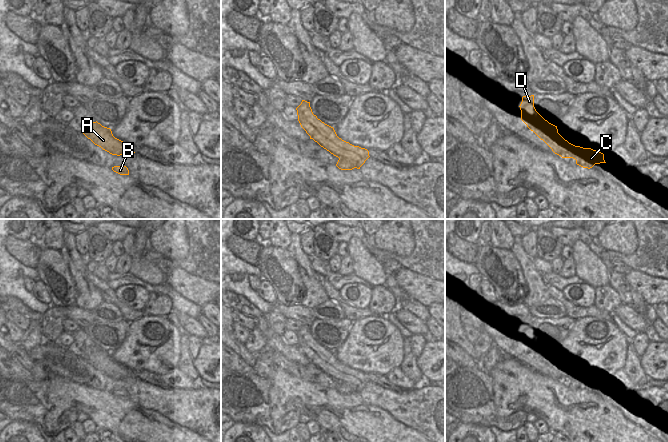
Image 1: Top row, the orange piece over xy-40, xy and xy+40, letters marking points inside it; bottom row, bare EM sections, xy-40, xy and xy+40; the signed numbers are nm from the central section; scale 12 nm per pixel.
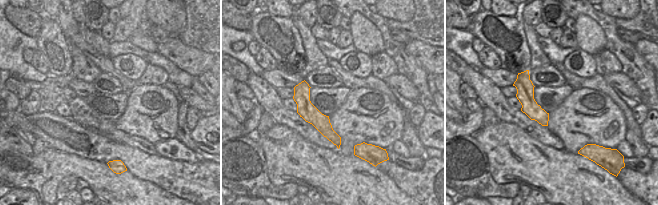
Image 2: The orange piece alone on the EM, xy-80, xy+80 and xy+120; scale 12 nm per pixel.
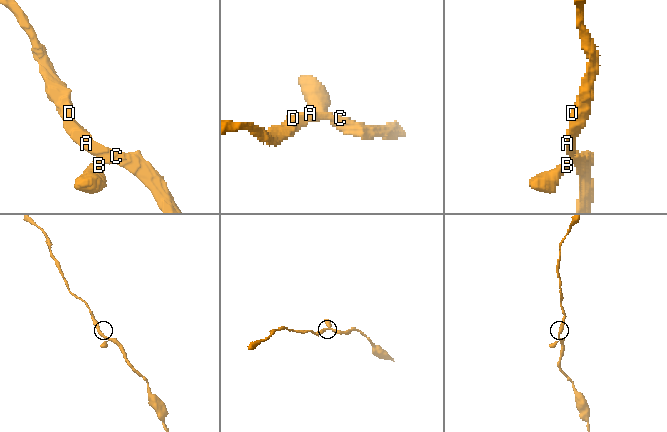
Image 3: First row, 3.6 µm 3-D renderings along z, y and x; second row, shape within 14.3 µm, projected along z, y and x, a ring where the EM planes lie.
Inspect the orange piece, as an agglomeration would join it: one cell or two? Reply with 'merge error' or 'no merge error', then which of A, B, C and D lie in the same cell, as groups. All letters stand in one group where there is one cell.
no merge error; A B C D

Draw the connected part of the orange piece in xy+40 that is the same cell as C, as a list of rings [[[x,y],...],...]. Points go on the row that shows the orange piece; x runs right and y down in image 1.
[[[534,95],[523,96],[520,104],[521,120],[527,125],[527,127],[533,131],[541,140],[543,140],[552,151],[561,156],[562,158],[573,158],[576,160],[576,164],[583,168],[592,168],[595,164],[606,163],[604,160],[604,154],[593,150],[591,148],[583,148],[575,146],[565,140],[559,133],[557,126],[549,123],[545,120],[534,107]]]

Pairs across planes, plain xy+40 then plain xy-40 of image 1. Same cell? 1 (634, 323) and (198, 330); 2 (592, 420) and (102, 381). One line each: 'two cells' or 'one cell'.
1: one cell
2: two cells

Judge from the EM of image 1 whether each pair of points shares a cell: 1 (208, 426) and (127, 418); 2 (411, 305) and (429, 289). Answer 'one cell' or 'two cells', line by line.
1: two cells
2: two cells

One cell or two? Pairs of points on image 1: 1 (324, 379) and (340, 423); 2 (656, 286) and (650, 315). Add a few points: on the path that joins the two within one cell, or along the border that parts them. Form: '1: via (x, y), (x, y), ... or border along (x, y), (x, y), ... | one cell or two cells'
1: border along (305, 379), (335, 389) | two cells
2: border along (648, 305), (653, 306) | two cells

